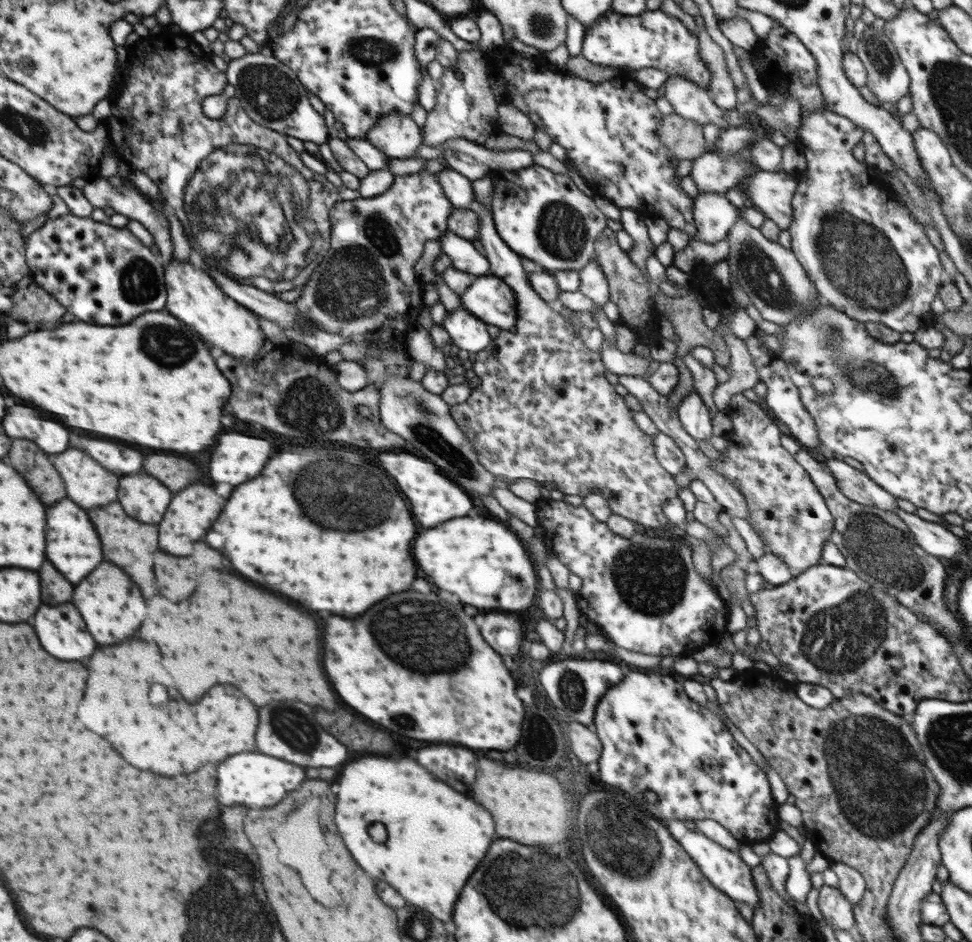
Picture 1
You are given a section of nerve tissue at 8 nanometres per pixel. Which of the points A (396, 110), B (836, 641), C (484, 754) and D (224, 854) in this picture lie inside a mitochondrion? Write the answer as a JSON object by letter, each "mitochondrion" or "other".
{"A":"other","B":"mitochondrion","C":"other","D":"mitochondrion"}

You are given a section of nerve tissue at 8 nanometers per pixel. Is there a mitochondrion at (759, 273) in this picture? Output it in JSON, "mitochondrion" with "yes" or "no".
{"mitochondrion":"yes"}

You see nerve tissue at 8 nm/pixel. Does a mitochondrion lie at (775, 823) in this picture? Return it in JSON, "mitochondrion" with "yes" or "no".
{"mitochondrion":"no"}

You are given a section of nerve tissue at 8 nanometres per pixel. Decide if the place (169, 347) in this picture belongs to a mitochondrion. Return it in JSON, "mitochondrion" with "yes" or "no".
{"mitochondrion":"yes"}

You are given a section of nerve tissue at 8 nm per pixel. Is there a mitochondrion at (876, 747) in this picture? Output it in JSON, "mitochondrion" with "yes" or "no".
{"mitochondrion":"yes"}

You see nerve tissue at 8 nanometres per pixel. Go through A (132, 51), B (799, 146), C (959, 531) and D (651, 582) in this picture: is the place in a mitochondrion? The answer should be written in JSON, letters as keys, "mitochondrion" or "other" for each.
{"A":"other","B":"other","C":"other","D":"mitochondrion"}

